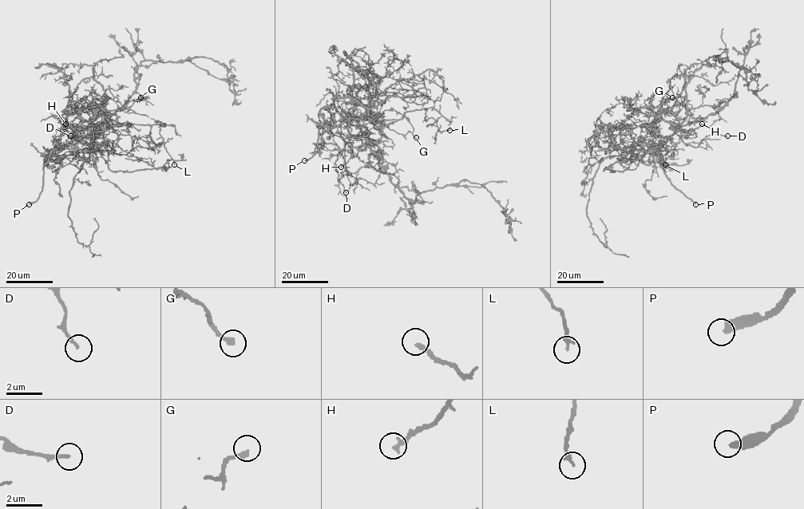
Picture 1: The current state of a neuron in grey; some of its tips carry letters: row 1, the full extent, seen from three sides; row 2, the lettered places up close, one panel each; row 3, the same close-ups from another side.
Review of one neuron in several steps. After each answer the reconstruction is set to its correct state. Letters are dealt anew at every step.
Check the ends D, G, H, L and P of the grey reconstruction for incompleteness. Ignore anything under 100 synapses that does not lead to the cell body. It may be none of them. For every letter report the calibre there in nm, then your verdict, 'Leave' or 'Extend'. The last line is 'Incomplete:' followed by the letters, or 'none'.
D: Thickness 170 nm. Leave
G: Thickness 280 nm. Leave
H: Thickness 240 nm. Leave
L: Thickness 200 nm. Leave
P: Thickness 360 nm. Extend
Incomplete: P

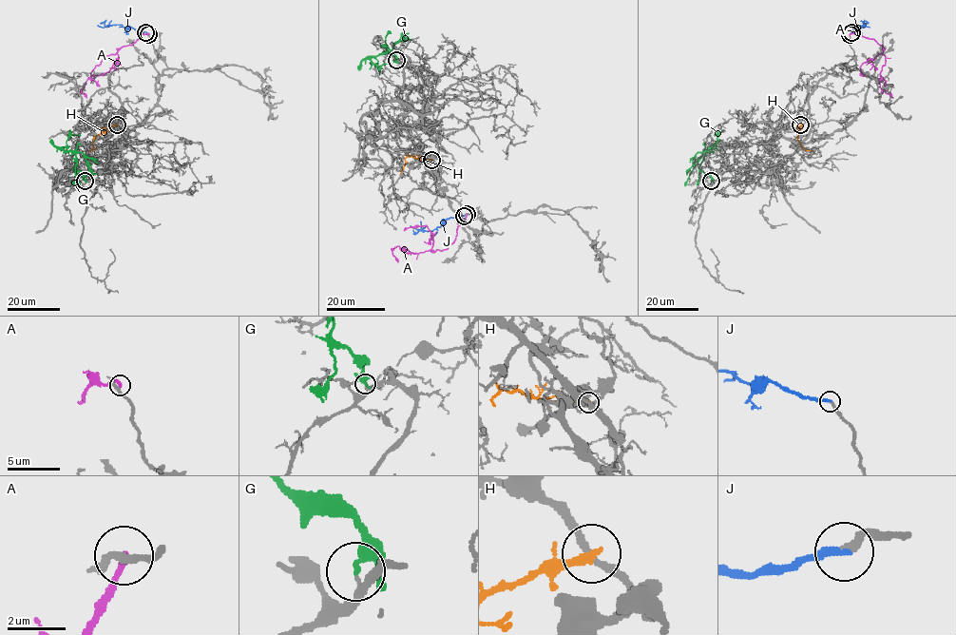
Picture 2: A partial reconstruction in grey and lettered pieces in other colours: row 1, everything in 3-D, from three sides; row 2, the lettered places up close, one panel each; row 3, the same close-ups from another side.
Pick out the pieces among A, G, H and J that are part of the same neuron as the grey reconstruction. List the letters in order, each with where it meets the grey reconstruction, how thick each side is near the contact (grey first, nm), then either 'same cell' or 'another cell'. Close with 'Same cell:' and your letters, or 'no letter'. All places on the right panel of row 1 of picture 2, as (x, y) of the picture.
A: meets grey at (850, 34); 240 nm thick on the grey side, 240 nm on the other; another cell
G: meets grey at (711, 181); 180 nm thick on the grey side, 260 nm on the other; another cell
H: meets grey at (800, 125); 200 nm thick on the grey side, 320 nm on the other; another cell
J: meets grey at (851, 32); 220 nm thick on the grey side, 240 nm on the other; same cell
Same cell: J

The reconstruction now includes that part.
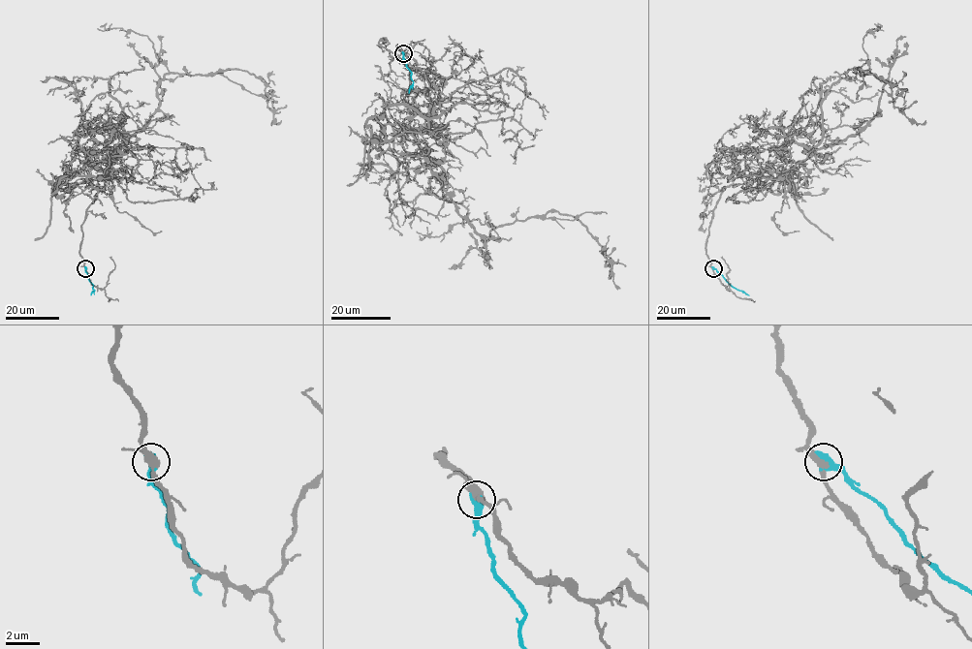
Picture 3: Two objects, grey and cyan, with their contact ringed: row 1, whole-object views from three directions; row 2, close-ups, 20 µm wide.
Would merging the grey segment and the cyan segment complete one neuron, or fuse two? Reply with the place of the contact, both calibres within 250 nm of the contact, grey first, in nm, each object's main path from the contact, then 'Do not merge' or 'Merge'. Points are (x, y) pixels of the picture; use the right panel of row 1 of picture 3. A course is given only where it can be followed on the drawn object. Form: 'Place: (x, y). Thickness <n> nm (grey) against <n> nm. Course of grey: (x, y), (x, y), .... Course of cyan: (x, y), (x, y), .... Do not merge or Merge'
Place: (713, 268). Thickness 380 nm (grey) against 600 nm. Course of grey: (713, 268), (705, 243), (724, 188), (801, 162), (876, 113), (884, 82), (859, 69), (925, 120). Course of cyan: (713, 268), (749, 295). Merge

